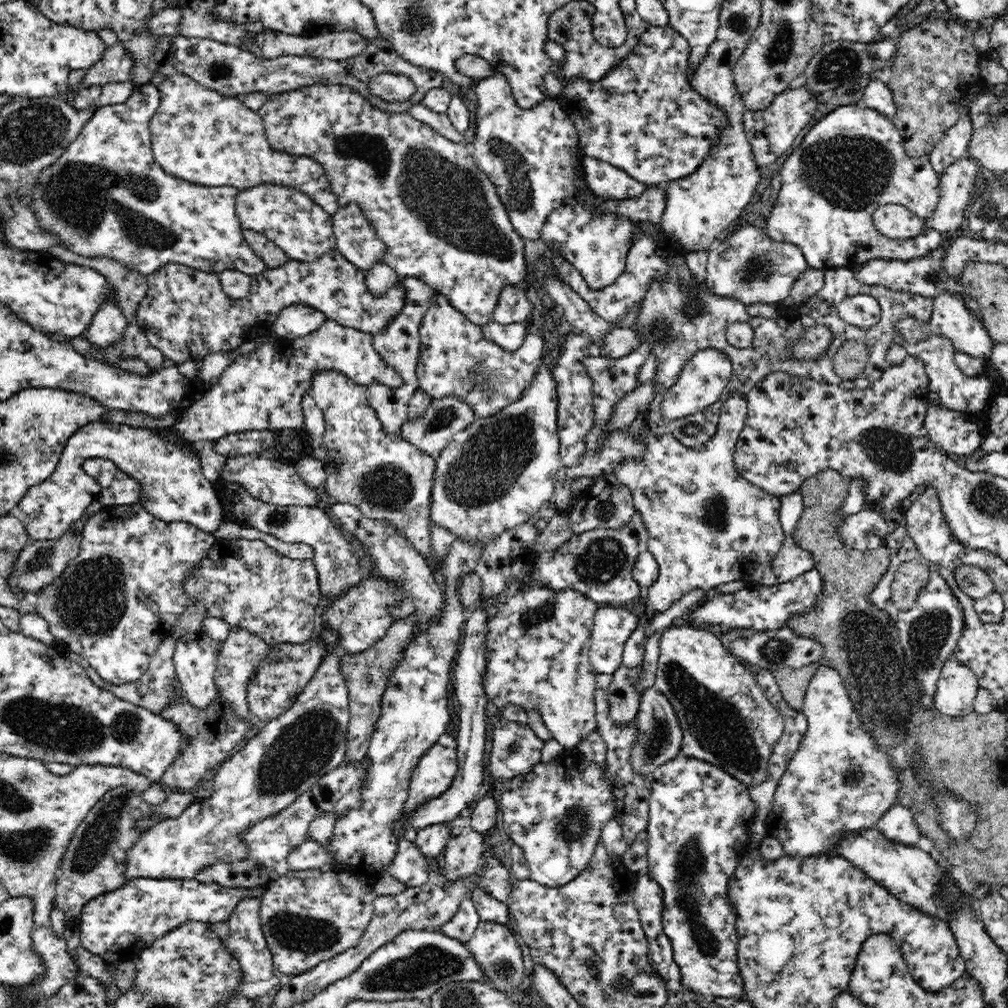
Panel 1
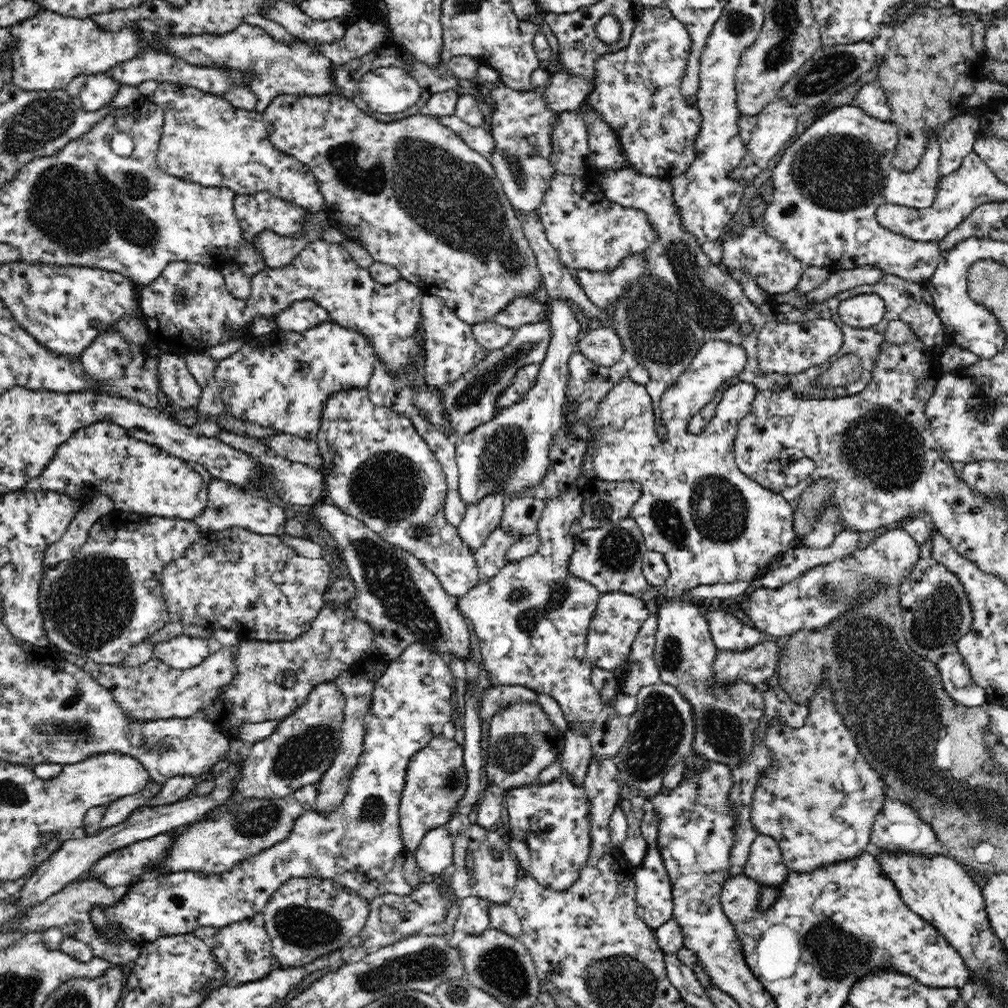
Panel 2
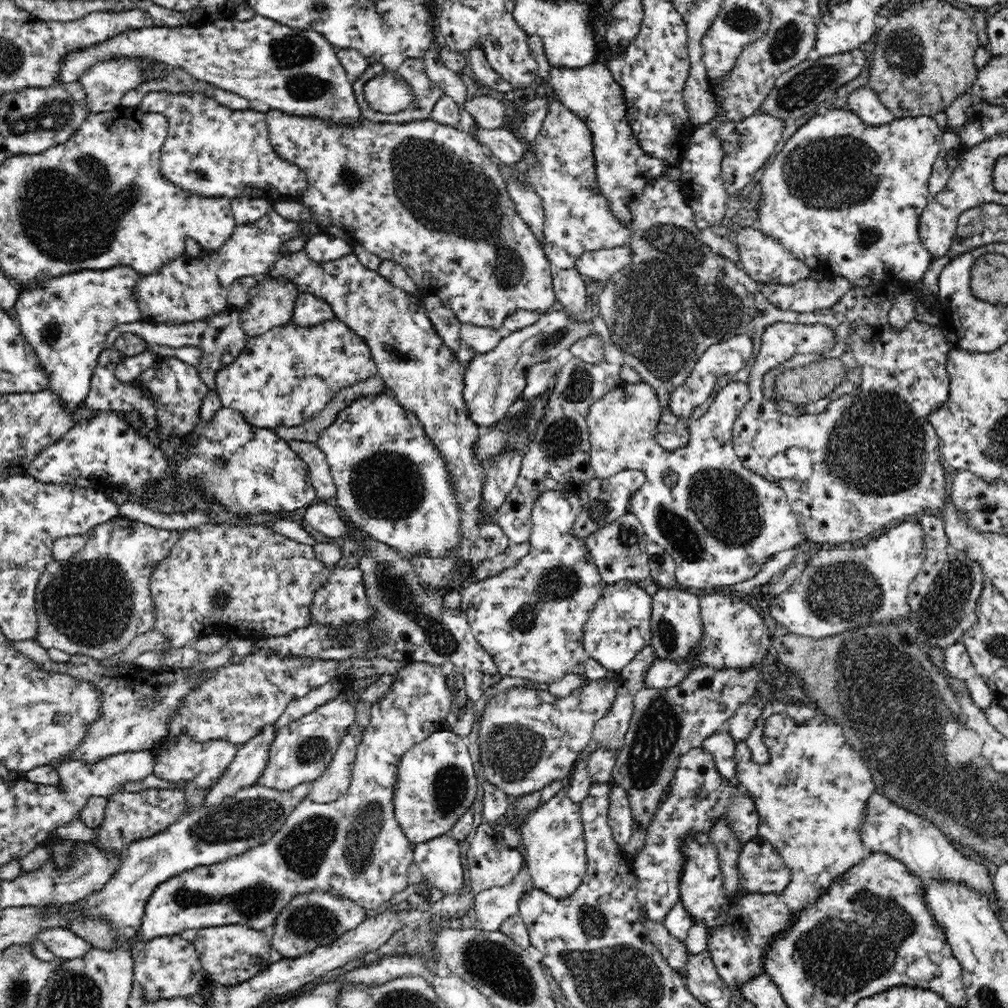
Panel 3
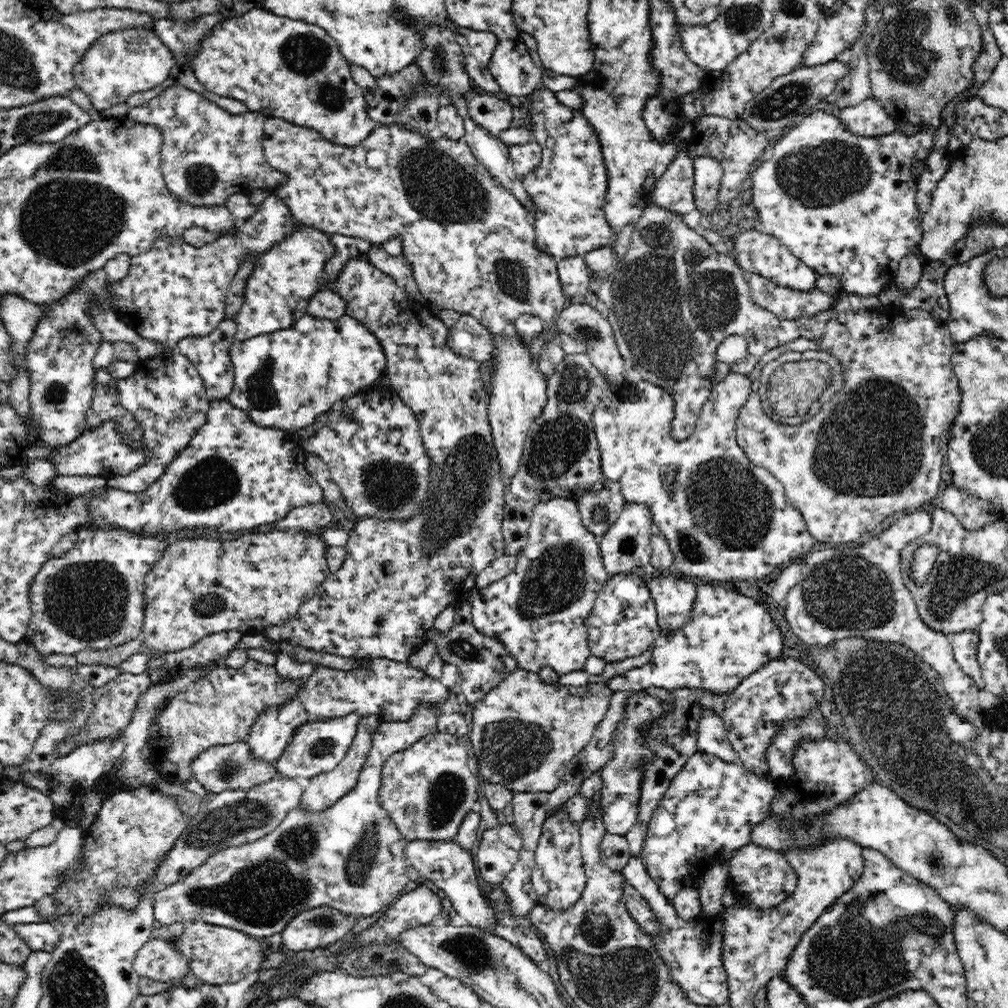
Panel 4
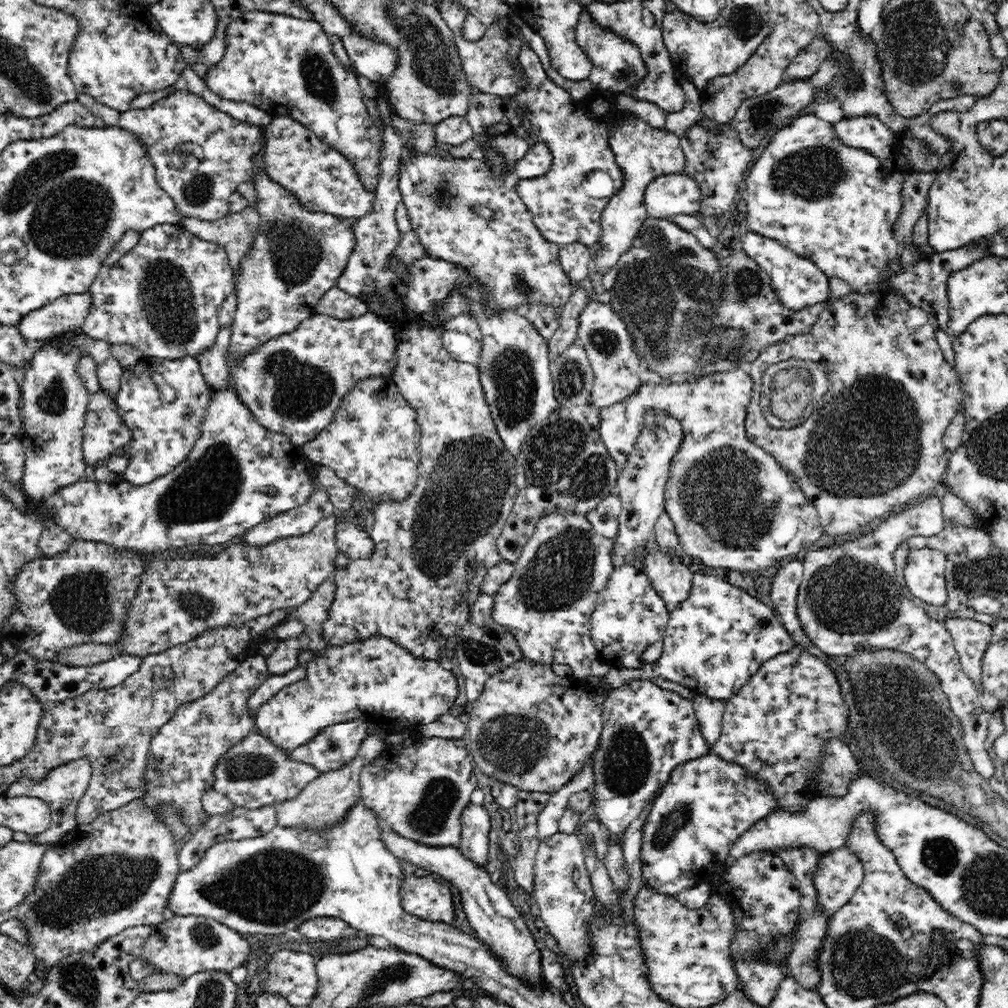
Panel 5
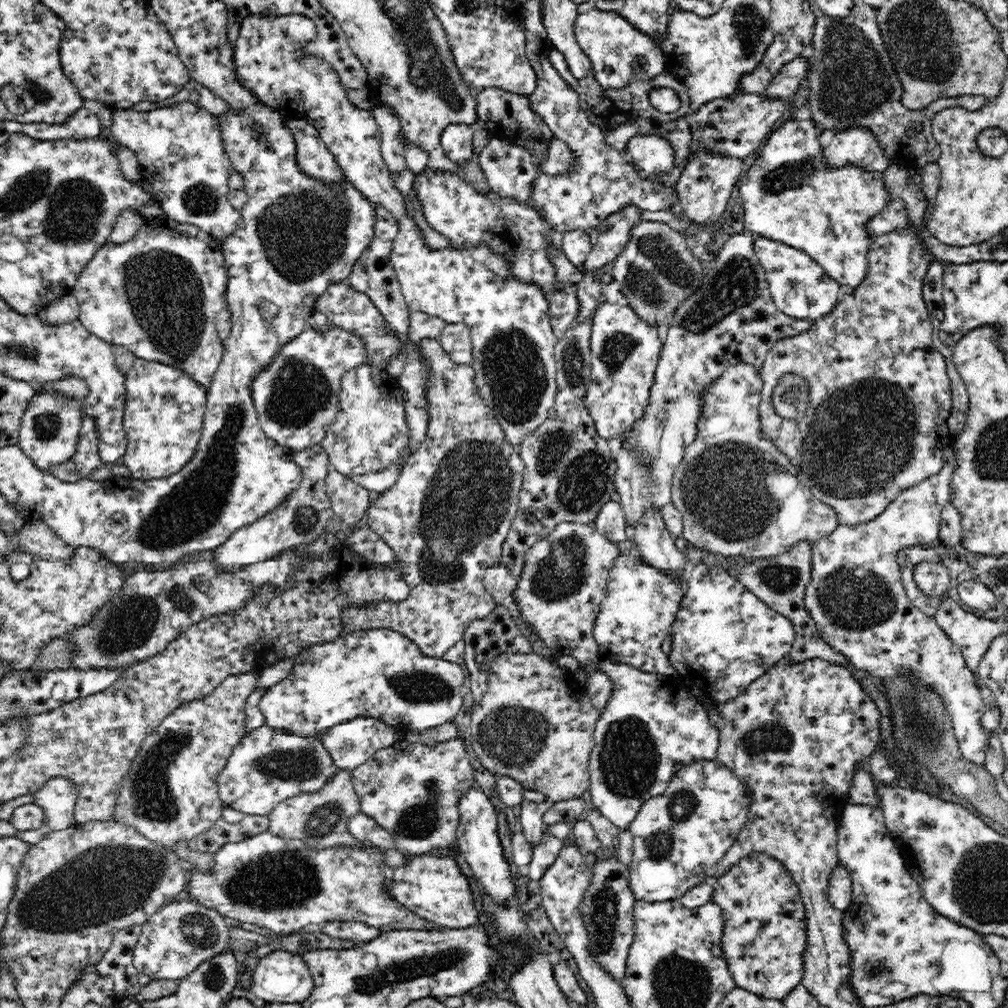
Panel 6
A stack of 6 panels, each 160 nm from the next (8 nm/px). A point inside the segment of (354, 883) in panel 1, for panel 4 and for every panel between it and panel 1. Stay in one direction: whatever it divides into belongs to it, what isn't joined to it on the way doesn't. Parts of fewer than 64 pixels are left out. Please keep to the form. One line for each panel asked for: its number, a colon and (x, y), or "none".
2: (306, 918)
3: (316, 919)
4: (319, 927)

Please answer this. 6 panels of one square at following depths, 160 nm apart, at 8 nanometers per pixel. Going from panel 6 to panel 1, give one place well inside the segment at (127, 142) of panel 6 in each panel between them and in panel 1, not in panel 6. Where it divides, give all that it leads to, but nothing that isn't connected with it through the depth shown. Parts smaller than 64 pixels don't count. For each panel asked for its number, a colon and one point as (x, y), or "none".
1: (199, 135)
2: (205, 140)
3: (210, 150)
4: (208, 154)
5: (200, 154)

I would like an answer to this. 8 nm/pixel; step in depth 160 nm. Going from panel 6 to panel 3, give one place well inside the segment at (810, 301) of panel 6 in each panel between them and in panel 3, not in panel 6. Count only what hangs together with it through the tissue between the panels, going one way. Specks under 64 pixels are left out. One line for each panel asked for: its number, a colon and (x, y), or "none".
3: (764, 258)
4: (757, 252)
5: (798, 282)

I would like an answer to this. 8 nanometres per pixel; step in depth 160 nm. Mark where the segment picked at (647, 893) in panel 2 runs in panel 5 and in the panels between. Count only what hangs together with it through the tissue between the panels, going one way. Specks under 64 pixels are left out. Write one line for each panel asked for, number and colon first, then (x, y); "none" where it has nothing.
3: (700, 796)
4: (711, 806)
5: (707, 803)

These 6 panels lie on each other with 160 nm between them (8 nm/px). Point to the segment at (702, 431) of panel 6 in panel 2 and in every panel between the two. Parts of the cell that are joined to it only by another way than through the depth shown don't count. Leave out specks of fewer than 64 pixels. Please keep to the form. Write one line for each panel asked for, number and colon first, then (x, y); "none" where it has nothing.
2: (713, 524)
3: (719, 521)
4: (725, 519)
5: (733, 506)

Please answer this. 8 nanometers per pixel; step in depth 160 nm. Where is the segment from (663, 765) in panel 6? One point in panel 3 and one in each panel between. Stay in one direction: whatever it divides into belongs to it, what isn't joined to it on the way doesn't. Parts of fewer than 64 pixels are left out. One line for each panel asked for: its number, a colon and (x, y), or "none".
3: (620, 818)
4: (618, 798)
5: (647, 731)

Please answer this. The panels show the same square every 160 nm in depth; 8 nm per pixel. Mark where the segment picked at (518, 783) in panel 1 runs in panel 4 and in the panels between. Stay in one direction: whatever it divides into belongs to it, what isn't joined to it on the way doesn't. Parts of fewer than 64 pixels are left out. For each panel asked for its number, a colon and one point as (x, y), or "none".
2: (552, 819)
3: (552, 836)
4: (559, 879)

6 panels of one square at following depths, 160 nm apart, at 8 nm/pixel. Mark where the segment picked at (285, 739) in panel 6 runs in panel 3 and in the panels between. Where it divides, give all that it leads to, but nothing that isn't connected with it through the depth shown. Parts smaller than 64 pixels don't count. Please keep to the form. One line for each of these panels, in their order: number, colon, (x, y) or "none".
3: (203, 764)
4: (232, 766)
5: (254, 773)

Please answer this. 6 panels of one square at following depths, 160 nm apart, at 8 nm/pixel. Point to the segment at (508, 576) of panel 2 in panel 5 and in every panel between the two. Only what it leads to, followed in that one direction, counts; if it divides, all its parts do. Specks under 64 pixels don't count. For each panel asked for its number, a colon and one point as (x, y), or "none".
3: (531, 617)
4: (540, 611)
5: (547, 605)

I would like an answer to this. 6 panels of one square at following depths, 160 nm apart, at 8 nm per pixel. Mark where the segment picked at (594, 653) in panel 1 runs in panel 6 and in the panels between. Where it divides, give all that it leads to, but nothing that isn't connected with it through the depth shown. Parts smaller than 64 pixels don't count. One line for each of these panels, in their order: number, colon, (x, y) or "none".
2: (618, 617)
3: (618, 627)
4: (623, 621)
5: (631, 615)
6: (639, 607)

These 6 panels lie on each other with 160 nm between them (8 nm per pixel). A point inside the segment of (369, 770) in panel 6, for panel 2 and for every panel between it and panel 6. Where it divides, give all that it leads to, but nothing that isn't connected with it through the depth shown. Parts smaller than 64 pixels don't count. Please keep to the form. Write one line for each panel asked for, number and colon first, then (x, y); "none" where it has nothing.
2: (435, 782)
3: (436, 783)
4: (427, 789)
5: (419, 788)

